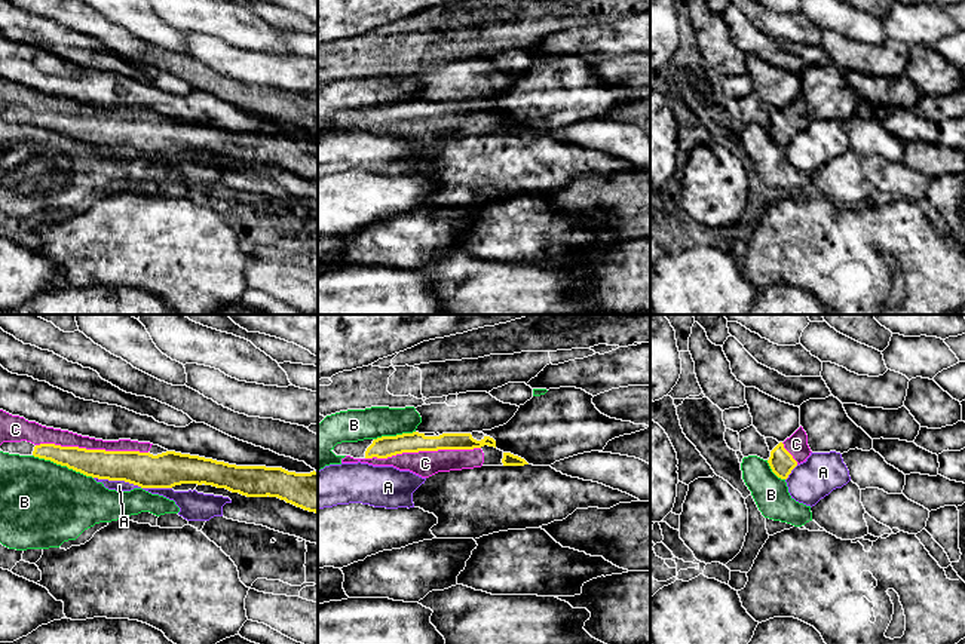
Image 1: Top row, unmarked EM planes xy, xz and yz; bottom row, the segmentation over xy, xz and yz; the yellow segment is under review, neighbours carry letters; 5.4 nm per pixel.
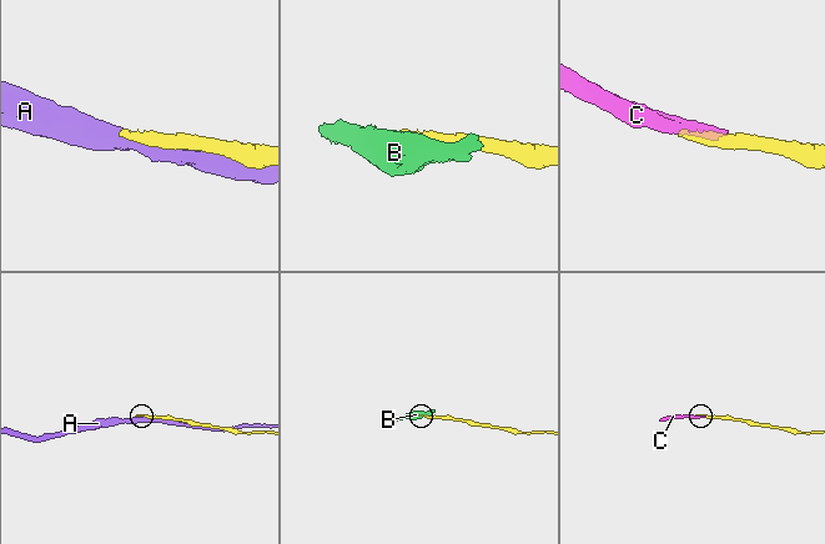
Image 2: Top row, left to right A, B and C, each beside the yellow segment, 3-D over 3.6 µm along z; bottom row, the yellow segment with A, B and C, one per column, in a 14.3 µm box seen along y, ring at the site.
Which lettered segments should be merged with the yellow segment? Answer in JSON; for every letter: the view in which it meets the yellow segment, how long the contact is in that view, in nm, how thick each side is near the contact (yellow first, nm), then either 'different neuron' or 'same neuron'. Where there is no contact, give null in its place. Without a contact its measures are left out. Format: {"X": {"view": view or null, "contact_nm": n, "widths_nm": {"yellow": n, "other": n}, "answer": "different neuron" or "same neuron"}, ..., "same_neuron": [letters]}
{"A": {"view": "xy", "contact_nm": 420, "widths_nm": {"yellow": 190, "other": 60}, "answer": "different neuron"}, "B": {"view": "xy", "contact_nm": 360, "widths_nm": {"yellow": 160, "other": 460}, "answer": "different neuron"}, "C": {"view": "xz", "contact_nm": 650, "widths_nm": {"yellow": 120, "other": 140}, "answer": "same neuron"}, "same_neuron": ["C"]}

